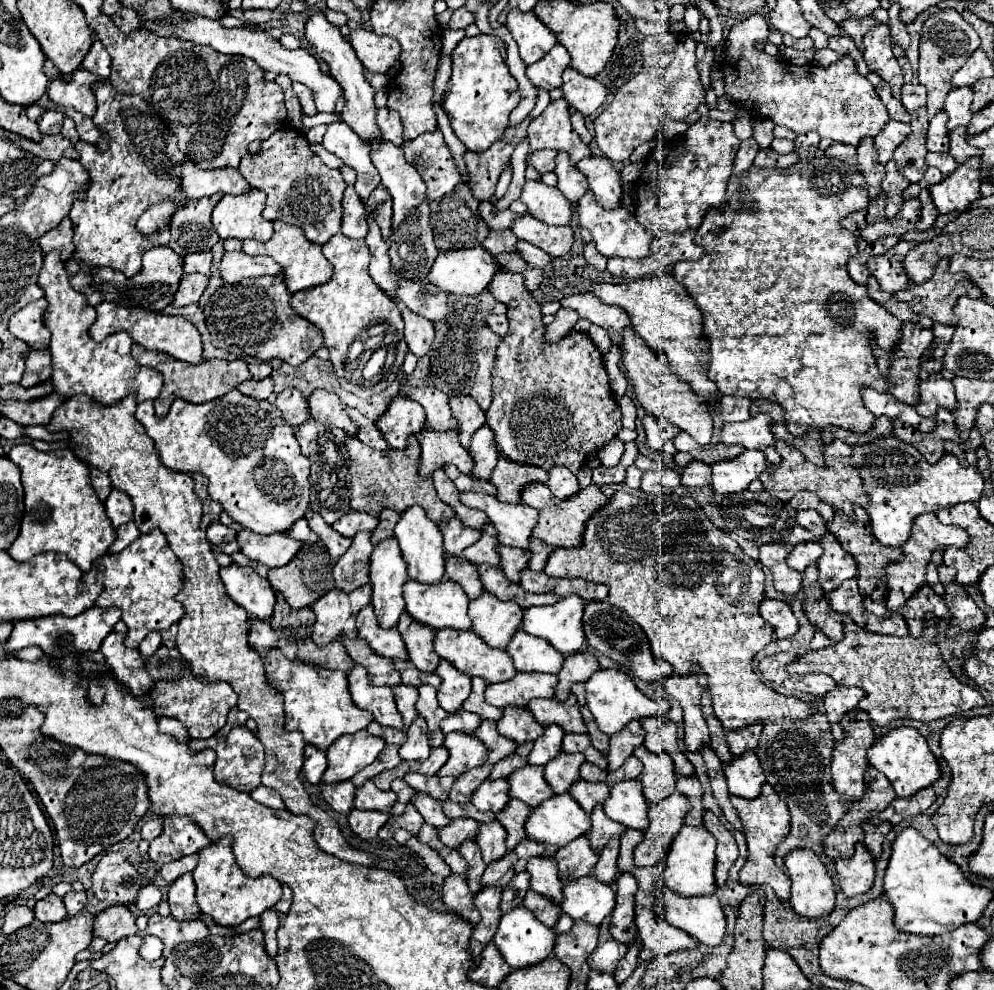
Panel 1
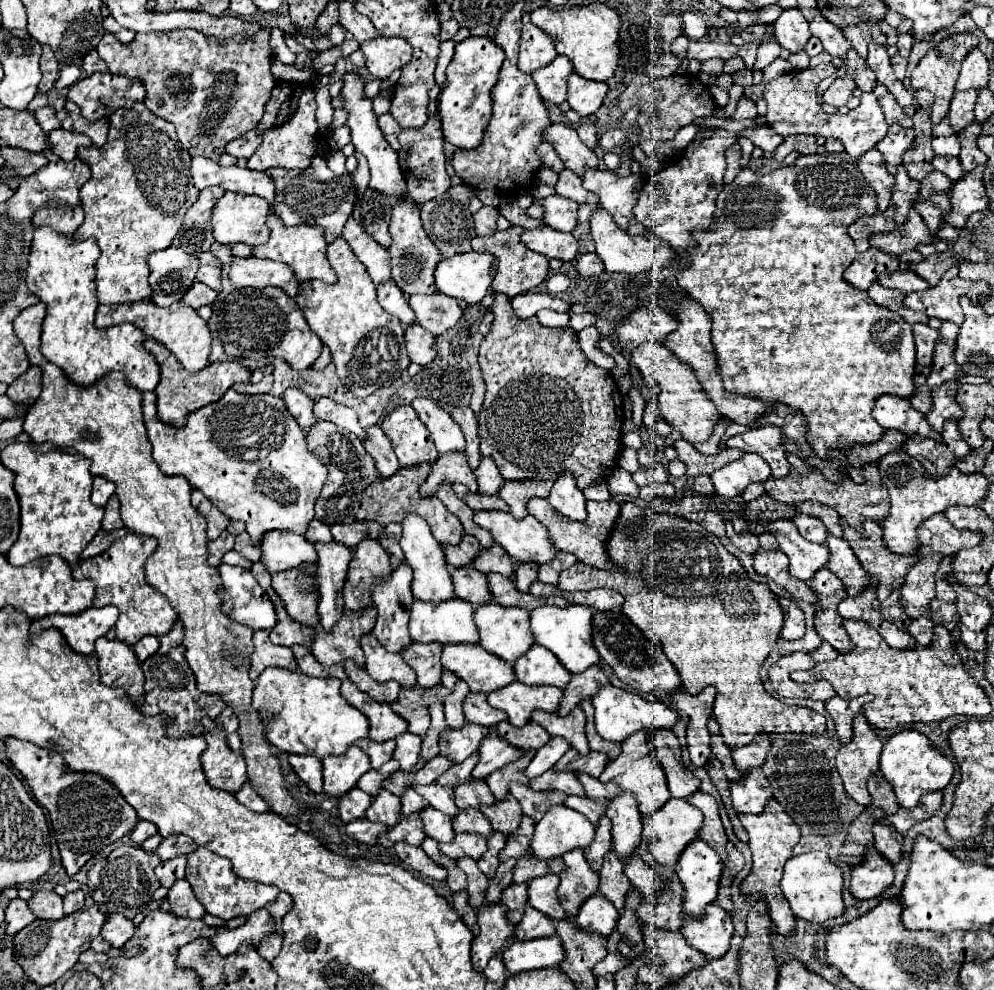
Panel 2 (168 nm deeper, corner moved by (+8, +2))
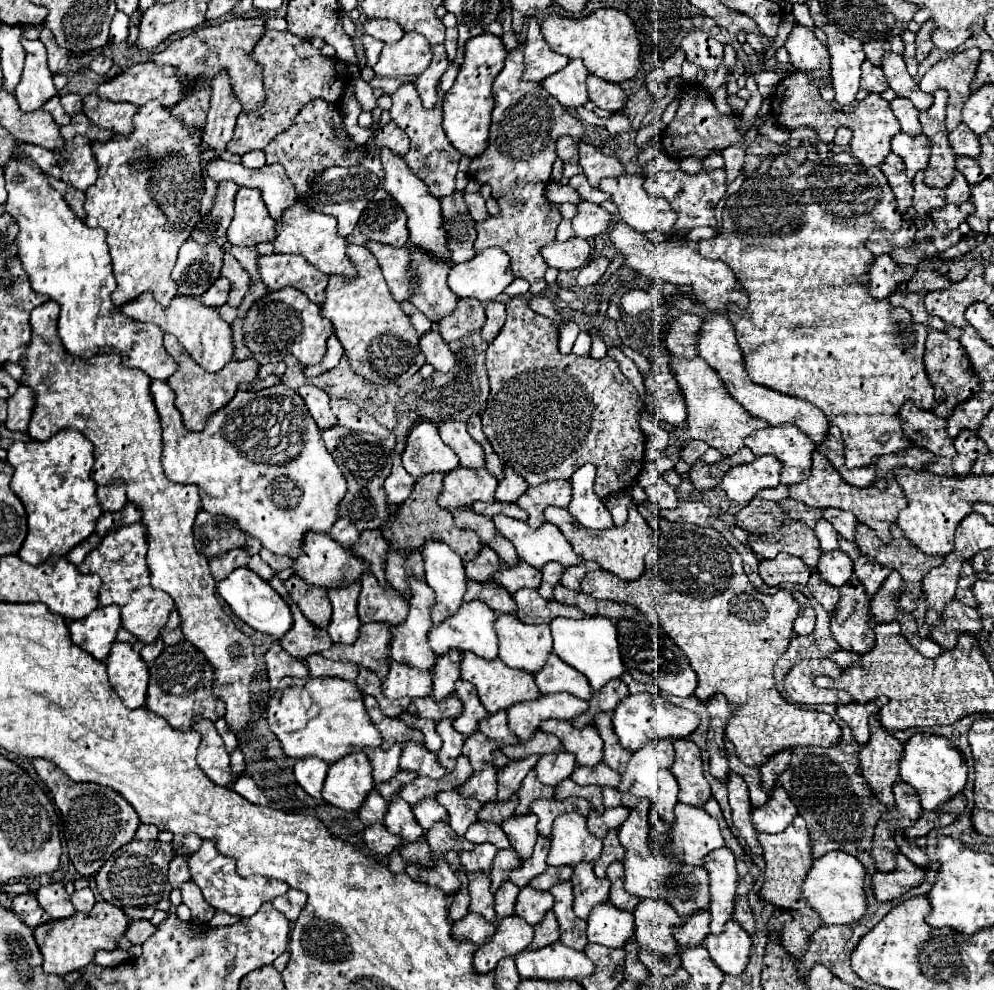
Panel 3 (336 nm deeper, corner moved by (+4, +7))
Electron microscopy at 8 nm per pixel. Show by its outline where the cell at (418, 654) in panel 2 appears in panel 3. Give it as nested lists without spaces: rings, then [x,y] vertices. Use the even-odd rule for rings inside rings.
[[[450,652],[450,656],[438,656],[438,664],[434,666],[434,700],[442,702],[454,694],[454,684],[460,680],[460,662],[462,662],[460,652]]]

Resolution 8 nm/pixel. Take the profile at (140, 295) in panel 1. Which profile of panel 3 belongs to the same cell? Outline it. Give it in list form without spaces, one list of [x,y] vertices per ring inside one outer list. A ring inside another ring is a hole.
[[[188,238],[178,250],[178,262],[172,272],[172,278],[180,286],[178,294],[204,294],[220,278],[222,260],[224,250],[216,242],[202,244]]]

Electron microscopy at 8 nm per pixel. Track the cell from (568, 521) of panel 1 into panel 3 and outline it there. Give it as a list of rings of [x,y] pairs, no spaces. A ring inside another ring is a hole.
[[[638,502],[630,506],[628,510],[628,524],[622,528],[612,528],[612,530],[588,530],[582,524],[578,524],[568,510],[564,508],[546,508],[546,520],[550,524],[556,524],[560,528],[560,532],[570,540],[570,544],[574,546],[574,550],[584,556],[584,560],[594,560],[598,562],[604,570],[616,574],[622,580],[638,580],[638,576],[642,576],[644,572],[644,556],[654,548],[656,538],[660,536],[638,512]]]

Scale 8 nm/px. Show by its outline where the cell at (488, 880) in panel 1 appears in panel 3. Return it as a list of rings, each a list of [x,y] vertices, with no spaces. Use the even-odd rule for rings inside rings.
[[[506,880],[506,882],[500,886],[500,890],[496,892],[496,906],[494,906],[498,922],[504,920],[504,918],[508,918],[510,914],[514,914],[514,904],[516,904],[518,892],[520,892],[520,890],[518,890],[510,880]]]

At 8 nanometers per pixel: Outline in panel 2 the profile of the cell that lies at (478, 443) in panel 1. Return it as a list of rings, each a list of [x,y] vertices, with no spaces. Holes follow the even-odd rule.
[[[480,457],[480,465],[474,471],[476,481],[478,481],[478,491],[484,495],[494,495],[502,487],[502,475],[498,473],[494,461],[490,457]]]

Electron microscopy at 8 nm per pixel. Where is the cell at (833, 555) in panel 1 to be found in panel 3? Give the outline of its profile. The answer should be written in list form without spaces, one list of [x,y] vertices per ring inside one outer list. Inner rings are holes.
[[[838,538],[840,542],[840,550],[846,552],[850,556],[850,560],[854,562],[854,576],[862,582],[862,586],[866,588],[866,592],[870,596],[874,596],[878,592],[878,588],[882,586],[882,582],[888,578],[888,574],[892,572],[890,566],[882,566],[878,562],[872,562],[868,560],[858,548],[856,548],[856,542],[848,542],[848,540],[842,540]]]

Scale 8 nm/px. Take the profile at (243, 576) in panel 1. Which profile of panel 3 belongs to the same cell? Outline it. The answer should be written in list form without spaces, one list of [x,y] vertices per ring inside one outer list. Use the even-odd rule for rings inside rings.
[[[238,568],[226,580],[218,582],[218,594],[228,602],[228,606],[240,620],[244,620],[250,628],[258,632],[266,632],[276,638],[282,638],[292,628],[294,620],[290,606],[280,598],[280,594],[268,582],[264,582],[258,574],[254,574],[248,568]]]

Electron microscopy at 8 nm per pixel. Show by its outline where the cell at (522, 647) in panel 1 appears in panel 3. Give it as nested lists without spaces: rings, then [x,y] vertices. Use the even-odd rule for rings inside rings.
[[[556,654],[550,656],[550,660],[546,662],[546,668],[542,668],[542,672],[538,672],[538,676],[534,678],[540,688],[540,694],[568,692],[582,700],[592,698],[592,688],[586,676],[582,676],[578,670],[564,664],[564,660],[560,660]]]

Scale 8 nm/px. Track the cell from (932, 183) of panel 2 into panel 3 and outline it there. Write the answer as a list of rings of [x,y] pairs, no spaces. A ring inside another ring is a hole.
[[[960,172],[952,180],[950,188],[946,188],[944,192],[946,192],[946,202],[948,204],[962,204],[962,202],[970,200],[970,186],[968,186],[966,178]]]

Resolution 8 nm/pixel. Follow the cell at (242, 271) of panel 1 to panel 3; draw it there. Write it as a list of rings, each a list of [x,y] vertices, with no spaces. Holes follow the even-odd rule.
[[[260,256],[260,274],[270,290],[282,290],[286,286],[292,286],[302,290],[316,304],[322,304],[326,300],[324,290],[330,276],[308,264],[302,256]]]

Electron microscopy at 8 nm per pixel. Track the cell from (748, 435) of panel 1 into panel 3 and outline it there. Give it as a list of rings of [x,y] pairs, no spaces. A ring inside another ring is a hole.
[[[770,426],[752,432],[744,442],[756,456],[772,454],[784,464],[780,478],[786,486],[804,482],[806,476],[810,476],[812,452],[816,450],[816,444],[800,428]]]

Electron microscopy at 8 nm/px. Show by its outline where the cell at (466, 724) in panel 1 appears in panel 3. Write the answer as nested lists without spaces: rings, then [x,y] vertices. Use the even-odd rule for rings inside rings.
[[[474,732],[474,736],[466,738],[462,754],[470,760],[476,772],[480,772],[486,764],[492,764],[494,768],[504,768],[508,764],[500,746],[490,742],[482,732]]]

